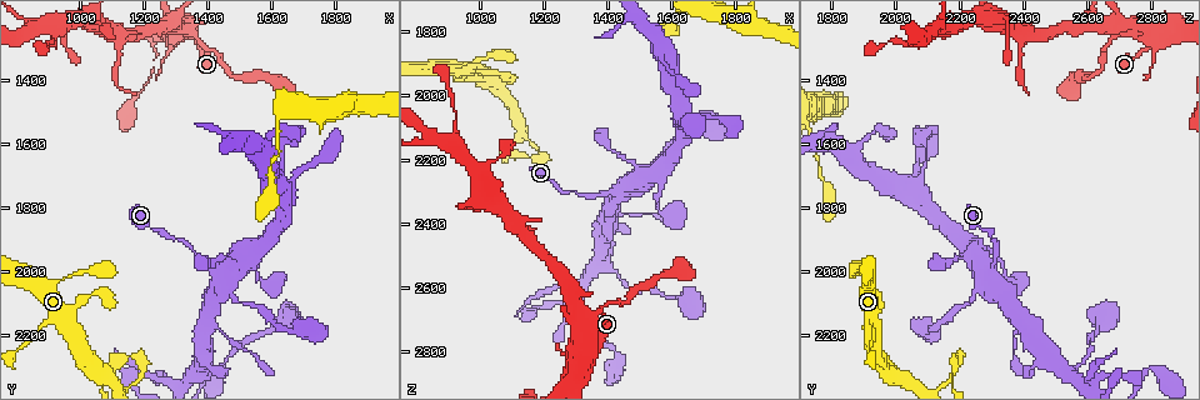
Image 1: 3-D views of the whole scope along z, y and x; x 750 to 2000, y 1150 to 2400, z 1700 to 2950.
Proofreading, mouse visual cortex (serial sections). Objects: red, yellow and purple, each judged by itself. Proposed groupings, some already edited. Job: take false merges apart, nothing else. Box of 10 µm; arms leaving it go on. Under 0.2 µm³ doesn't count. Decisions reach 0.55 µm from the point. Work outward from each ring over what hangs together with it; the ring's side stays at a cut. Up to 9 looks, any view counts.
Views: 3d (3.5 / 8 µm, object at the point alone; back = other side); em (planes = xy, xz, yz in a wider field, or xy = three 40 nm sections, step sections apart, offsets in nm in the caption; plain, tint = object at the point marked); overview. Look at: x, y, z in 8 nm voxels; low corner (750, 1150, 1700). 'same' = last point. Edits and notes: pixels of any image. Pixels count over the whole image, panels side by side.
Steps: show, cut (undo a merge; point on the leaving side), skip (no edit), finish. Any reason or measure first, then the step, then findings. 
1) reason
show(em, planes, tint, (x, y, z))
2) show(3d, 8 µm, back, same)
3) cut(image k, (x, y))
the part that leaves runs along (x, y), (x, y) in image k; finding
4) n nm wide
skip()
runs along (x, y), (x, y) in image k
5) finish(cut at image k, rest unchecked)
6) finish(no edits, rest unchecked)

thin arm on a thick one
show(3d, 8 µm, (1430, 2000, 2300))

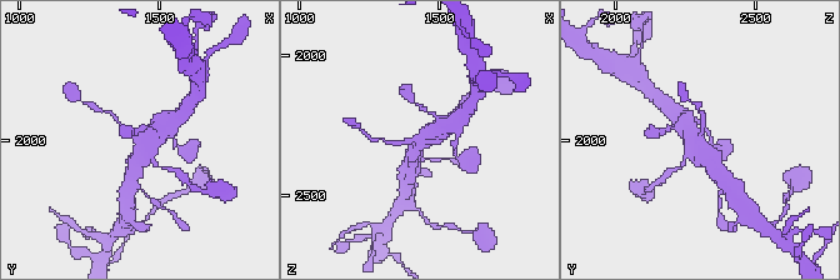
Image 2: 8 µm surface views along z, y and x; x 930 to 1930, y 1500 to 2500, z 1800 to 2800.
zoom in
show(3d, 3.5 µm, same)

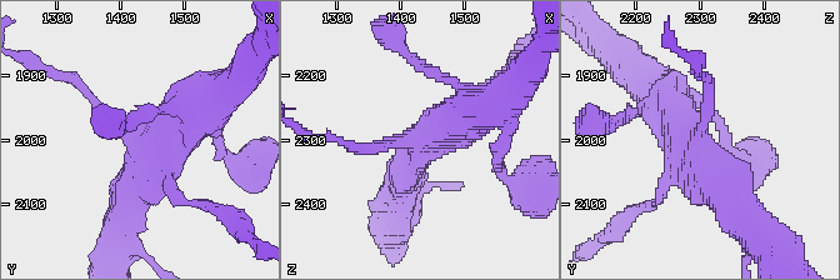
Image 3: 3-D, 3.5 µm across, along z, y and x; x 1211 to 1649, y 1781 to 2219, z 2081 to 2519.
shape alone is not enough
show(em, xy, step 5, tint, (1435, 2000, 2295))

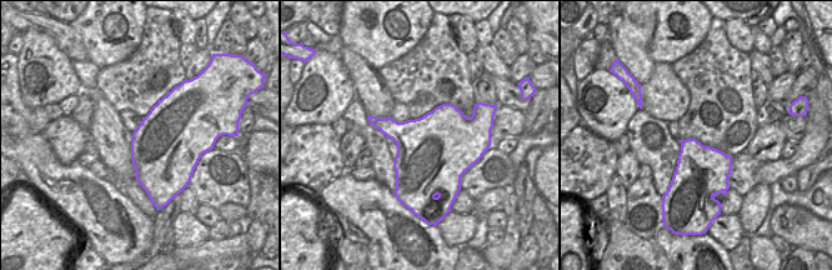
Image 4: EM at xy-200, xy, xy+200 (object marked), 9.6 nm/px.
skip()
runs along (359, 148), (420, 138), (485, 109) in image 3; one cell here

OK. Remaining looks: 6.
thick turns thin
show(3d, 3.5 µm, (860, 2200, 1930))

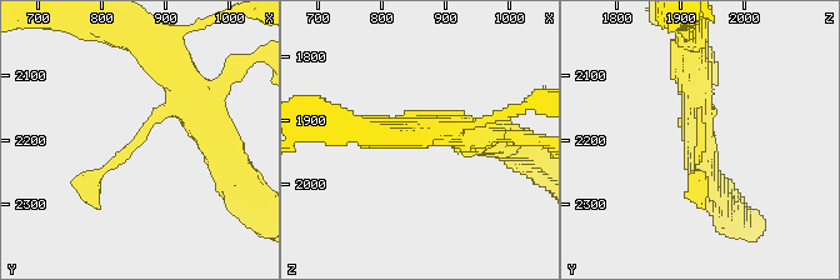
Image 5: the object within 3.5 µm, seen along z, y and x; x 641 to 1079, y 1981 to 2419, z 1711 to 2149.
arms of 200, 350 nm; shape alone is not enough
show(em, xy, step 2, tint, (850, 2205, 1935))

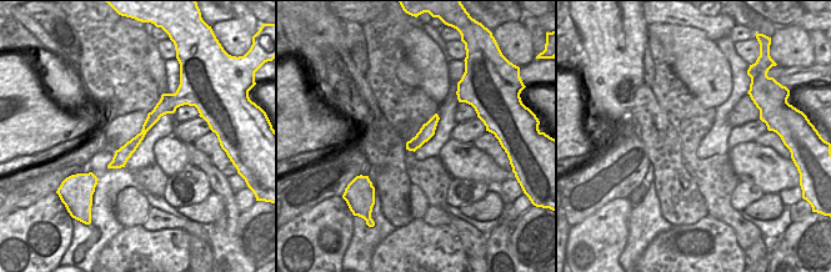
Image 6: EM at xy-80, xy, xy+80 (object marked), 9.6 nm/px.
cut it another way
show(em, planes, tint, same)

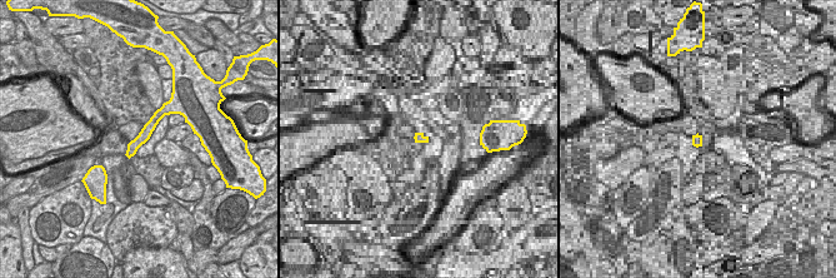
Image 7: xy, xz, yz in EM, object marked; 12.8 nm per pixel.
skip()
runs along (164, 109), (129, 153) in image 7; continuous, no second cell

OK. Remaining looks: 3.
show(3d, 3.5 µm, (1150, 2270, 2190))

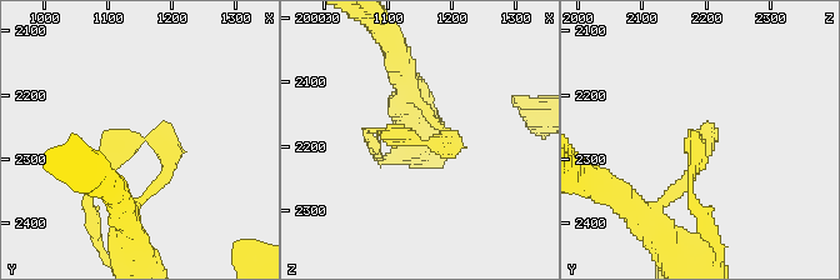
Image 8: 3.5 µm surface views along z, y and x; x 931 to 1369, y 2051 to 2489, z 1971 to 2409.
arms of 150, 150 nm; shape alone is not enough
show(em, xy, step 2, tint, (1145, 2270, 2195))

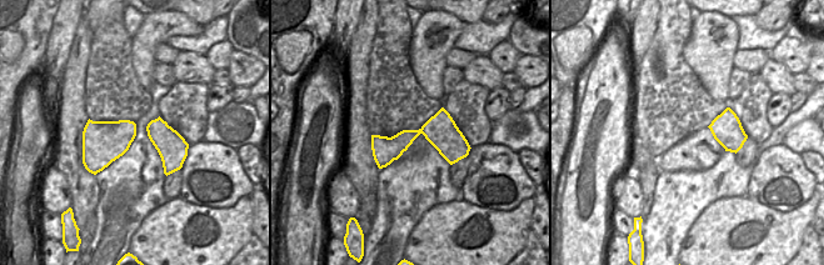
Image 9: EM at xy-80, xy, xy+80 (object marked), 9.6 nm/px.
skip()
runs along (430, 119), (441, 144), (369, 131) in image 8; one cell here

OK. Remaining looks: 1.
finish(no edits, rest unchecked)

